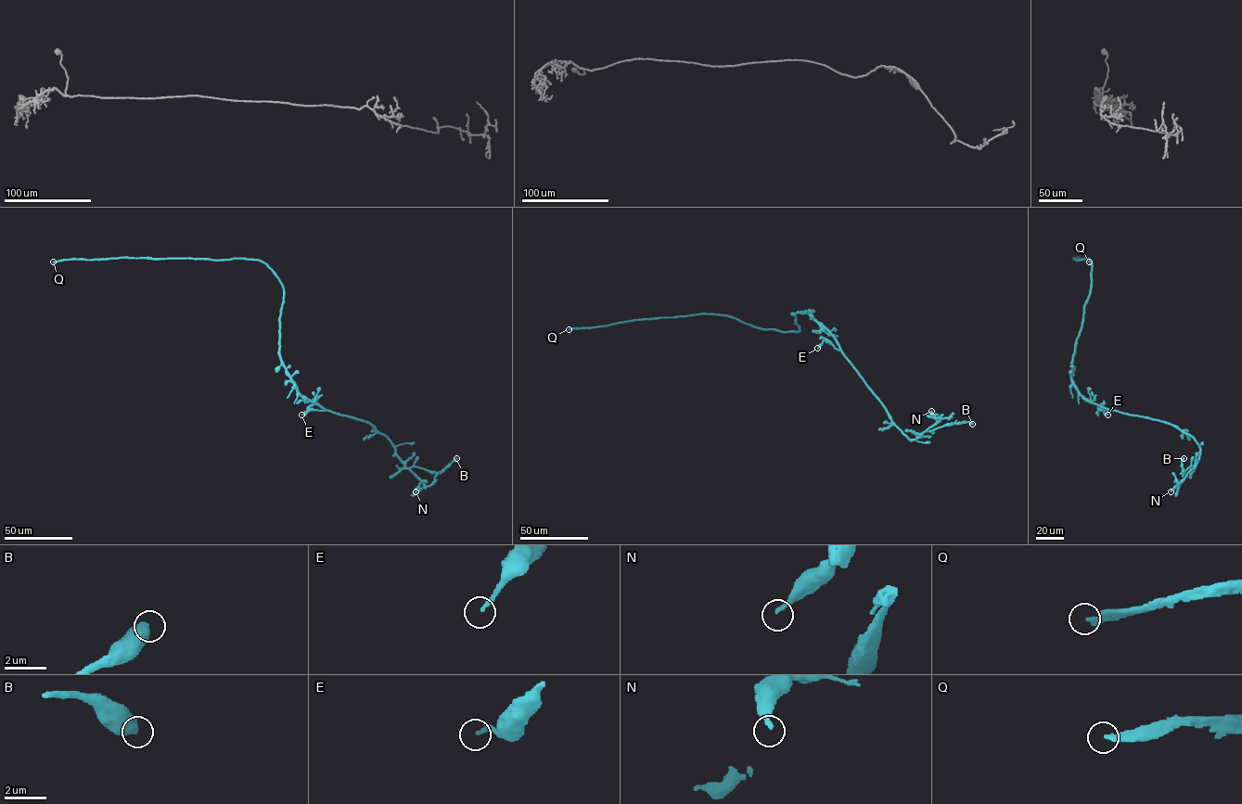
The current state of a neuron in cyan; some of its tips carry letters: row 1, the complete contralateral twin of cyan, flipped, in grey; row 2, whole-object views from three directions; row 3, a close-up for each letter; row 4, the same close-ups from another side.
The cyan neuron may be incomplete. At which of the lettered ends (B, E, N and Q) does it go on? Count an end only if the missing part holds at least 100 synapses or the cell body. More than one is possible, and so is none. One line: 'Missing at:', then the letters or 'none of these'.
Missing at: Q

